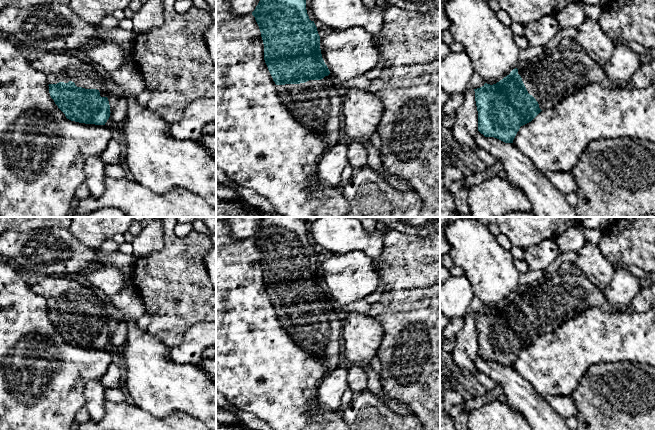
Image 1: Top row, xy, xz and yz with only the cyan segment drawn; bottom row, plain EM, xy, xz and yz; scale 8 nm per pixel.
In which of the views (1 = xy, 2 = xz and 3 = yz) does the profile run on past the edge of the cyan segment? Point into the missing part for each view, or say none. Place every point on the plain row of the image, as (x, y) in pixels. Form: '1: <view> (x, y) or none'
1: xy (74, 290)
2: xz (316, 328)
3: yz (549, 302)

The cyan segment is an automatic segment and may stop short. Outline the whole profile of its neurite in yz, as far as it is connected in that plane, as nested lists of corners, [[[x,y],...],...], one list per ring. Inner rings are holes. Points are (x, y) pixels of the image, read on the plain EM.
[[[559,274],[531,284],[519,284],[509,299],[496,308],[474,313],[478,355],[513,367],[520,351],[541,335],[555,330],[589,308],[615,311],[603,290],[586,275]]]

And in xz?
[[[260,217],[261,222],[252,239],[259,250],[264,268],[264,284],[276,308],[283,329],[303,350],[327,362],[325,377],[343,362],[341,313],[325,288],[320,260],[314,245],[309,243],[306,222],[299,217]]]

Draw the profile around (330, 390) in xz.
[[[342,362],[319,384],[318,401],[328,409],[338,411],[342,409],[342,395],[346,390],[350,389],[347,377],[348,367],[348,364]]]

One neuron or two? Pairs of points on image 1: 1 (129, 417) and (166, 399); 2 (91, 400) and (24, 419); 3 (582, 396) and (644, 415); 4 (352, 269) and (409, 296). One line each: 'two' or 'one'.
1: two
2: two
3: one
4: two

